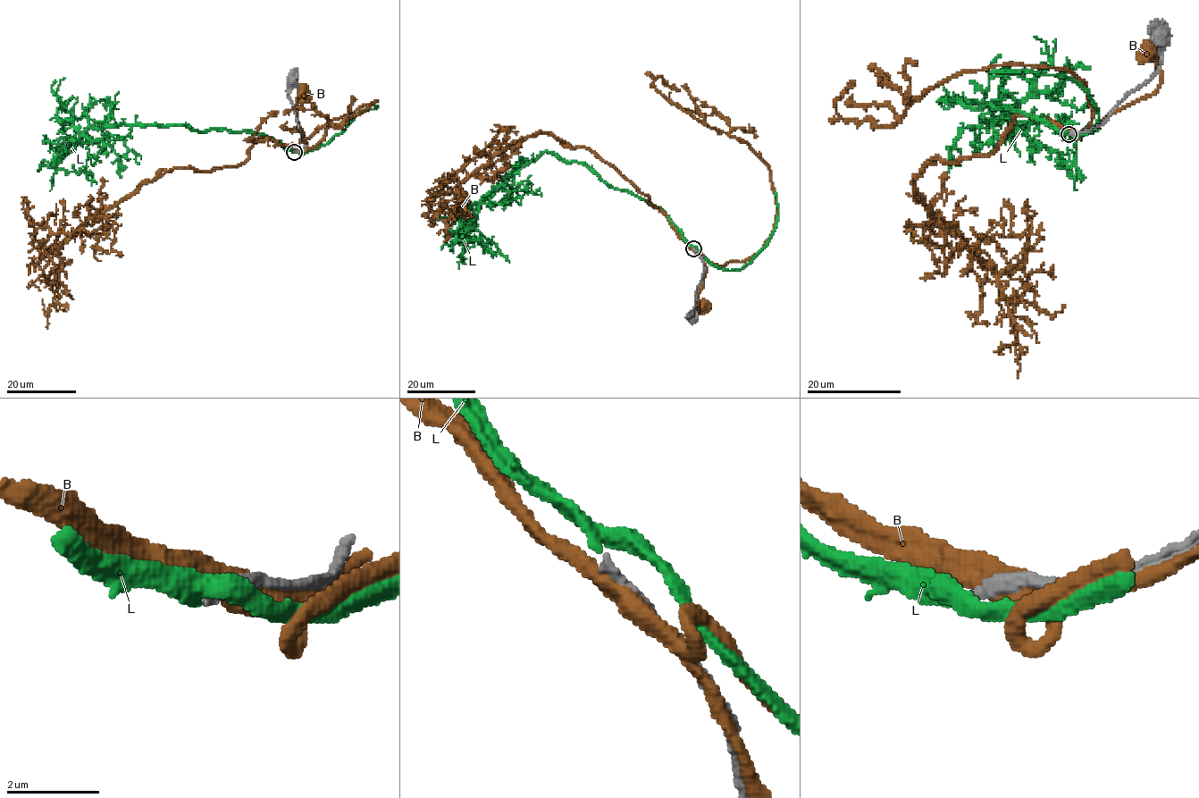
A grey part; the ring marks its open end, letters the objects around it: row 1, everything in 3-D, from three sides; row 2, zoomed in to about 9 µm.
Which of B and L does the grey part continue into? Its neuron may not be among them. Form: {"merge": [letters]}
{"merge": ["L"]}

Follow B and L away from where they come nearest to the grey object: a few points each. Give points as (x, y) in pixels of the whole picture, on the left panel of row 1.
B: (299, 151), (307, 146), (297, 116), (296, 102), (300, 92)
L: (294, 152), (247, 131), (194, 131), (183, 125), (158, 124), (89, 126), (54, 165), (88, 172), (96, 183)

